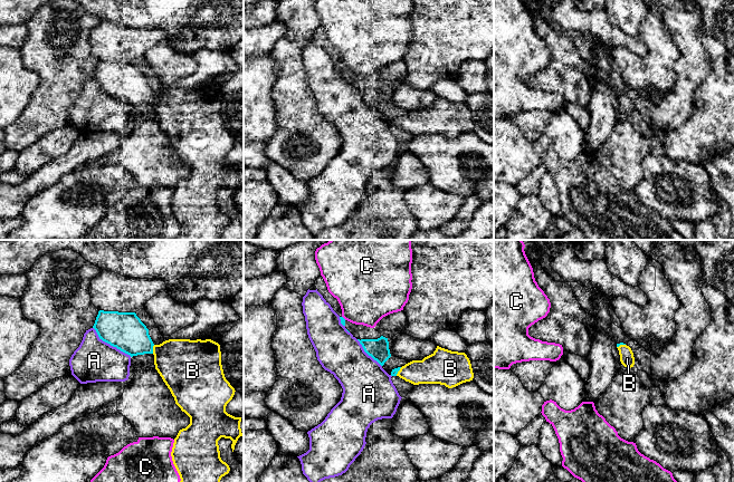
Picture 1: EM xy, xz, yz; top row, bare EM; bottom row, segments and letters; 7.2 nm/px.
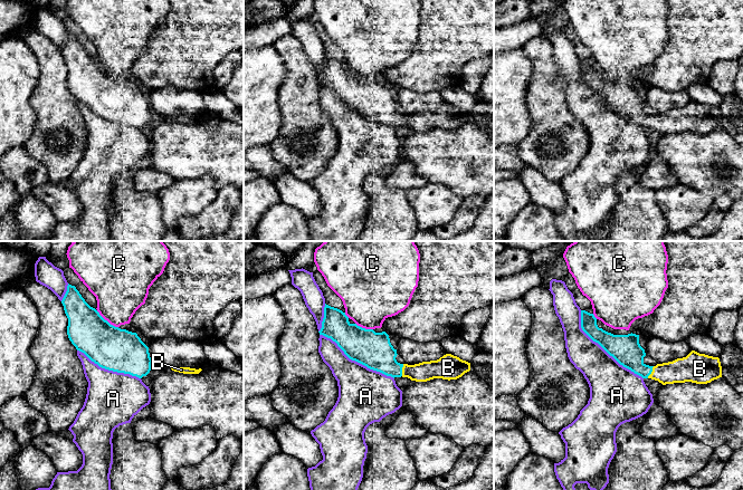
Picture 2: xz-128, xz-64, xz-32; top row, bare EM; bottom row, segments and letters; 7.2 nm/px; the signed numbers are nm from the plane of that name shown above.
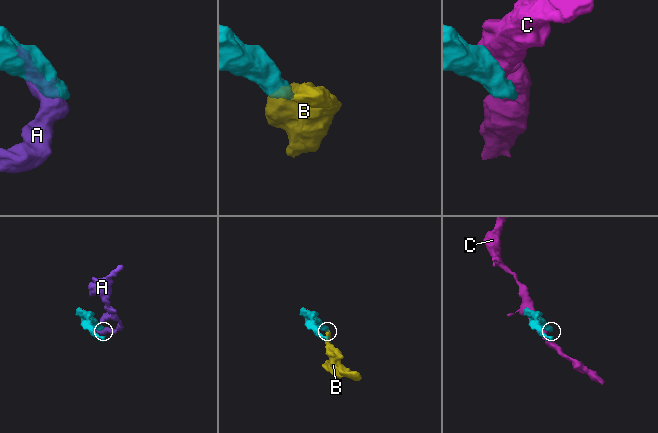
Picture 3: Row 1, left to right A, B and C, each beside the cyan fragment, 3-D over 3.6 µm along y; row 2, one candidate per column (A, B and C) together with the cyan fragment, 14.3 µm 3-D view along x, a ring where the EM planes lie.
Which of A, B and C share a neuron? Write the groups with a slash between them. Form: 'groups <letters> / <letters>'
groups A / B / C

